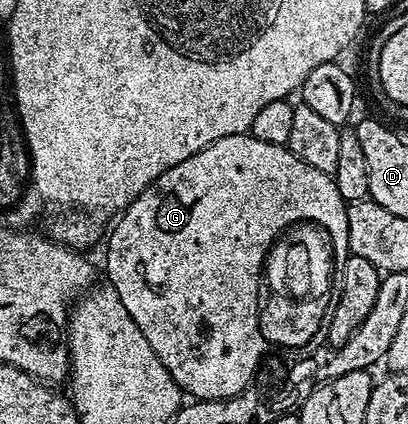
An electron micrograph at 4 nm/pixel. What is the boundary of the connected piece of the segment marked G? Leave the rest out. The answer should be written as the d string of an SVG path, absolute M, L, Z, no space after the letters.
M245 133L222 137L206 149L194 153L194 157L186 157L186 161L178 161L178 165L166 169L166 173L162 173L162 177L154 180L129 207L124 208L122 214L117 218L121 219L117 221L116 228L113 229L112 236L108 239L108 277L106 279L117 290L122 304L126 305L126 309L129 310L130 317L145 334L154 353L161 359L162 365L169 370L170 377L180 386L185 396L196 401L215 401L229 399L242 393L244 391L242 385L249 385L256 378L256 372L261 366L260 358L263 357L264 350L269 350L266 323L274 323L274 329L276 329L278 321L282 325L282 301L286 301L286 305L300 307L302 315L314 315L314 323L316 323L318 309L320 309L318 319L323 319L322 311L330 311L334 303L334 295L326 295L326 291L324 291L324 295L320 297L318 291L312 291L310 275L318 275L318 273L312 273L310 259L306 259L306 251L300 245L294 245L294 251L298 249L298 253L292 251L292 257L290 255L286 257L286 265L290 267L290 277L292 277L290 287L276 287L276 291L270 295L270 259L272 259L270 255L274 249L270 243L272 243L272 235L277 230L280 230L278 235L282 235L282 225L288 225L290 221L294 221L294 217L300 217L300 207L310 205L312 195L318 195L322 191L332 191L334 188L336 188L336 180L333 176L322 173L322 169L314 169L314 165L308 165L306 161L299 159L292 152L291 147L272 145L270 141L258 141L258 137Z

